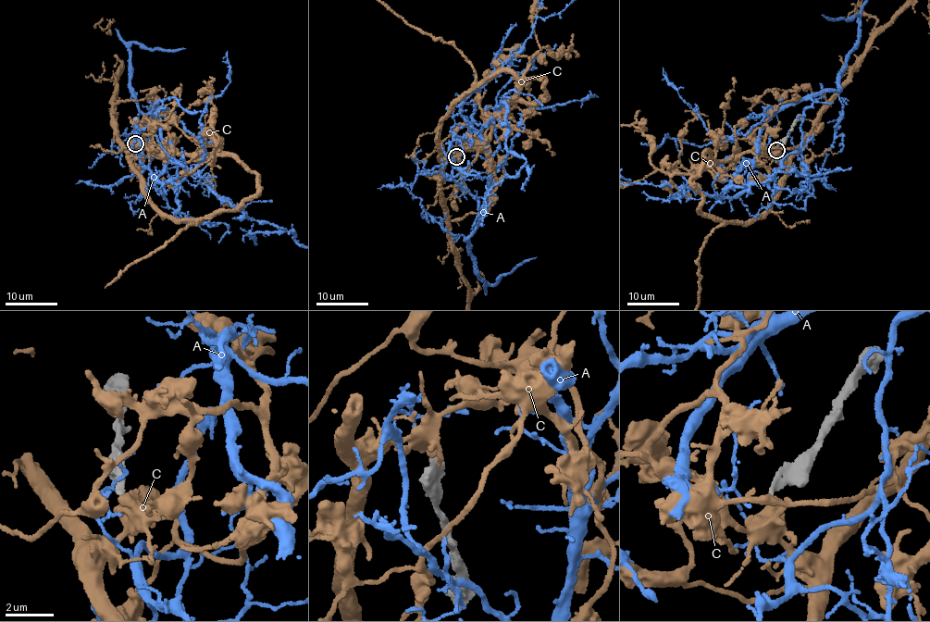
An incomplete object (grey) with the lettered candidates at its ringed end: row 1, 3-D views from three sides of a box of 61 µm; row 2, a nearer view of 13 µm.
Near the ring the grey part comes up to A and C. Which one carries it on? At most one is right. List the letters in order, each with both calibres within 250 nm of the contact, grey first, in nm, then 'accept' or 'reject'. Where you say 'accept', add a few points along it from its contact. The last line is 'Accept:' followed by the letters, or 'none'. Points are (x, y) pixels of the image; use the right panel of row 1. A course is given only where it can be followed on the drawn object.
A: 280 nm thick on the grey side, 140 nm on the other; reject
C: 240 nm thick on the grey side, 800 nm on the other; reject
Accept: none

